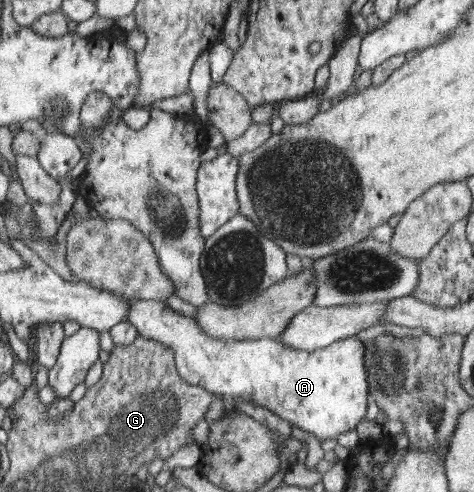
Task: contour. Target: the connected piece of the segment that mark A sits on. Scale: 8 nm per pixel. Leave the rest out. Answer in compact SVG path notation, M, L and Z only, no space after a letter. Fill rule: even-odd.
M134 300L130 302L130 312L128 315L128 321L136 326L136 331L138 331L139 337L144 337L144 339L150 339L158 341L162 345L166 345L172 352L174 356L177 357L177 367L178 372L181 372L181 375L185 377L186 380L190 381L190 384L196 384L199 387L206 388L208 392L214 392L214 395L220 396L230 396L234 401L241 402L250 402L254 406L262 406L274 416L283 418L284 420L294 424L302 430L306 430L310 434L314 434L324 441L326 438L336 439L339 434L345 433L346 431L356 429L357 424L364 419L366 415L366 410L368 406L368 392L369 392L369 380L367 373L367 366L365 365L365 350L367 349L364 344L356 337L349 337L346 339L338 340L329 346L324 348L317 348L313 351L307 351L306 349L297 349L294 347L288 347L282 342L278 342L278 339L260 339L260 340L226 340L221 338L210 338L202 332L202 328L196 324L194 317L186 317L181 313L175 312L172 308L168 308L164 301L158 300Z

